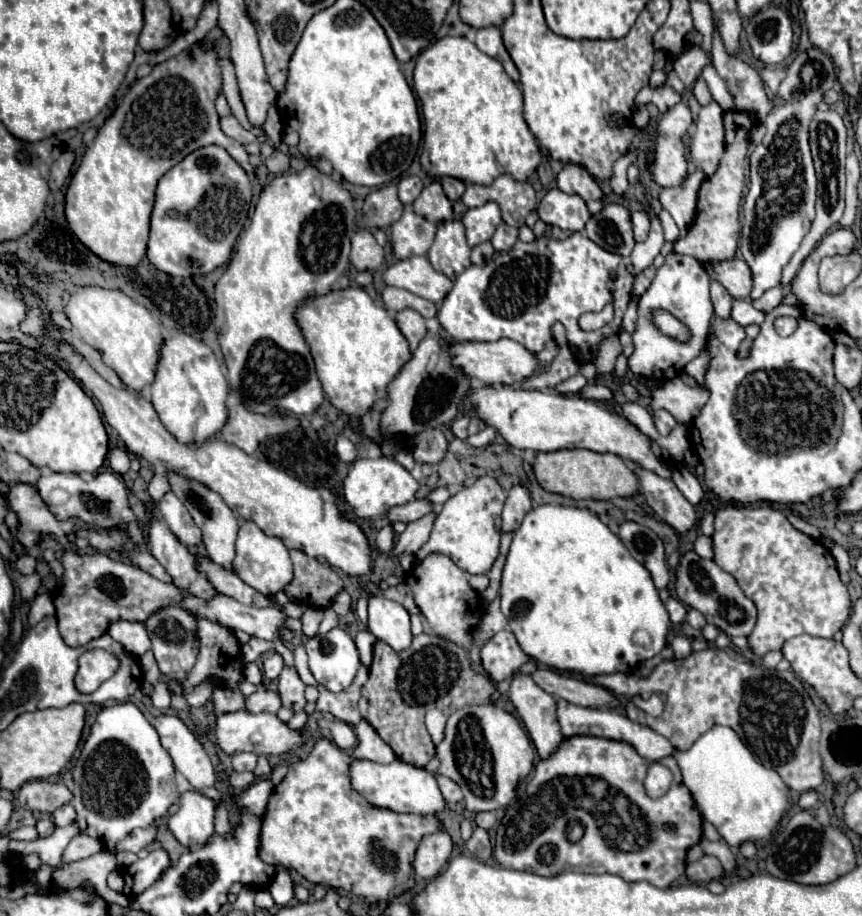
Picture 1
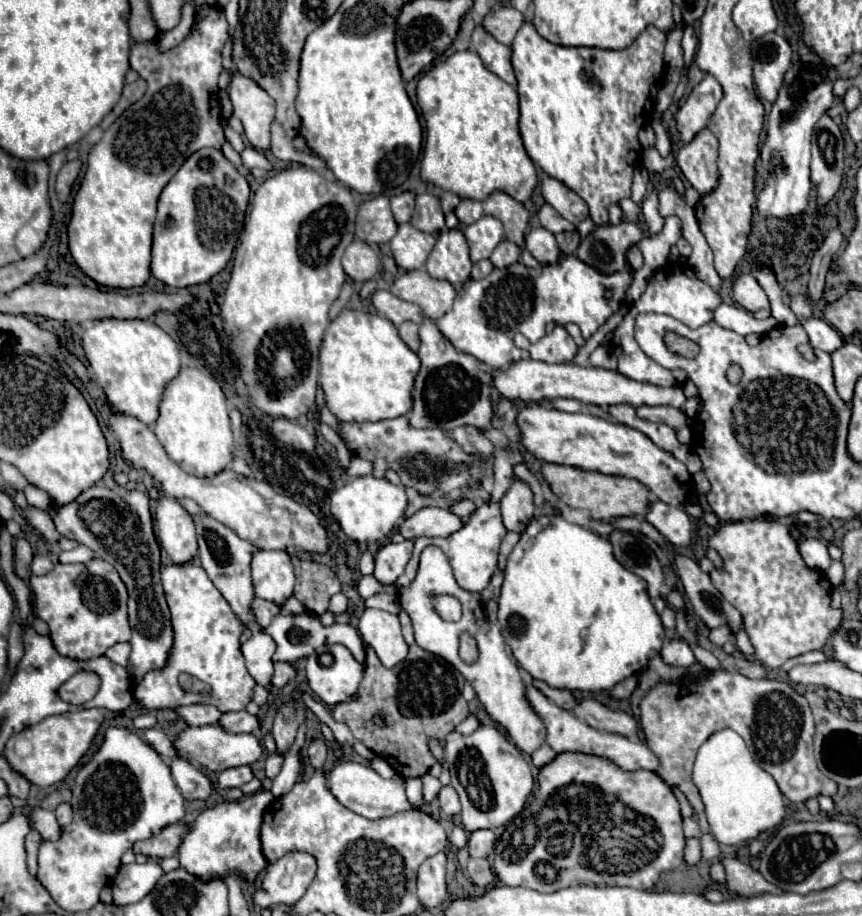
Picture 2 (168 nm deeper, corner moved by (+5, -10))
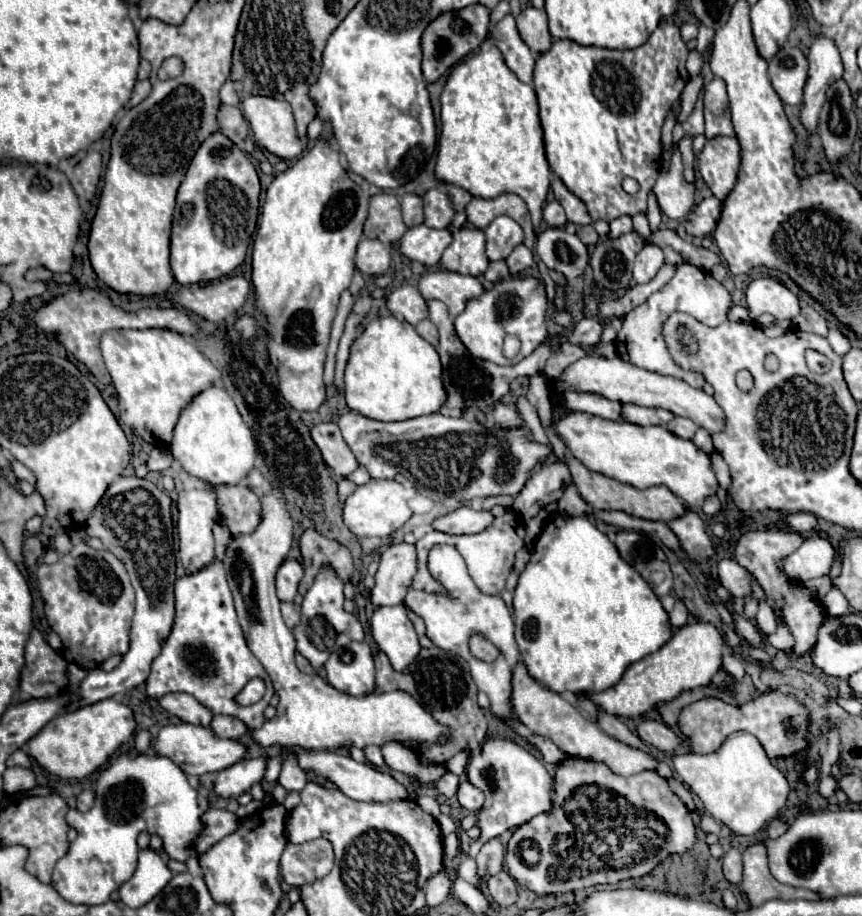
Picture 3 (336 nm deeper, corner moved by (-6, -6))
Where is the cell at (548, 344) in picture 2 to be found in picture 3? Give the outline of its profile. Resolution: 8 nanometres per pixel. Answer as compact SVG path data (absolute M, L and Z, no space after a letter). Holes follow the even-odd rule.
M582 319L574 325L570 337L568 337L568 343L576 345L576 347L590 347L590 345L596 345L600 341L600 335L602 335L602 325L594 319Z

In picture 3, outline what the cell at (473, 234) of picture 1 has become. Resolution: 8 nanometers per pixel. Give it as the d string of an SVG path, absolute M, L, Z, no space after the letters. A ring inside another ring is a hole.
M508 215L496 217L484 229L484 235L486 235L486 255L490 261L506 259L506 255L510 255L510 251L524 239L522 227Z

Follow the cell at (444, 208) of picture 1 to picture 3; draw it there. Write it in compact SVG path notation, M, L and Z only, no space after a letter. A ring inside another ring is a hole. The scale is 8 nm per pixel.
M430 189L424 195L424 225L434 229L446 229L452 223L454 209L448 195L438 189Z

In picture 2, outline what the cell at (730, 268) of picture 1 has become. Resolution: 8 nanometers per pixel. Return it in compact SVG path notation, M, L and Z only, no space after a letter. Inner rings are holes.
M751 273L741 275L739 279L735 279L735 283L733 283L733 299L735 299L737 305L747 309L749 313L757 313L761 309L771 307L763 287L759 287L757 279Z

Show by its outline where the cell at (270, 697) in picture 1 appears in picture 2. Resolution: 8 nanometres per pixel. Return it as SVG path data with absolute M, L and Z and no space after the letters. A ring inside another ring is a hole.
M237 711L237 713L223 713L219 723L227 733L253 733L259 727L259 719L249 715L247 711Z

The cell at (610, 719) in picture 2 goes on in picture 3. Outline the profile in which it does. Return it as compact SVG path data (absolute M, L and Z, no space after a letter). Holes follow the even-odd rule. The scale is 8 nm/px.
M654 719L640 721L640 725L636 727L636 735L648 747L654 747L654 749L660 749L660 751L674 751L680 743L678 735L668 725L660 723L660 721L654 721Z

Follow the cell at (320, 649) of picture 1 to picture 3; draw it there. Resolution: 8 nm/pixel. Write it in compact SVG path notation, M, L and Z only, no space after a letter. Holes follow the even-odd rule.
M352 641L346 651L352 655L352 661L344 663L342 657L334 651L326 661L326 679L328 683L352 697L368 695L374 691L374 661L368 643Z

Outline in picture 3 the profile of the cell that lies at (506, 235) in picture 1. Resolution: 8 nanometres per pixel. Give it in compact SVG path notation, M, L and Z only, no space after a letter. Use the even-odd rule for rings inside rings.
M518 245L514 247L514 251L506 257L506 263L510 267L510 273L512 275L518 275L522 273L524 269L528 269L532 263L534 263L534 255L532 251L526 247L526 245Z

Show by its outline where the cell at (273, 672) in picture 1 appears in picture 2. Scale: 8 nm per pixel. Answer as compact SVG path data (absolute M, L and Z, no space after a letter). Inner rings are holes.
M275 663L275 675L273 675L273 685L277 689L285 687L289 681L295 679L295 667L291 663Z

